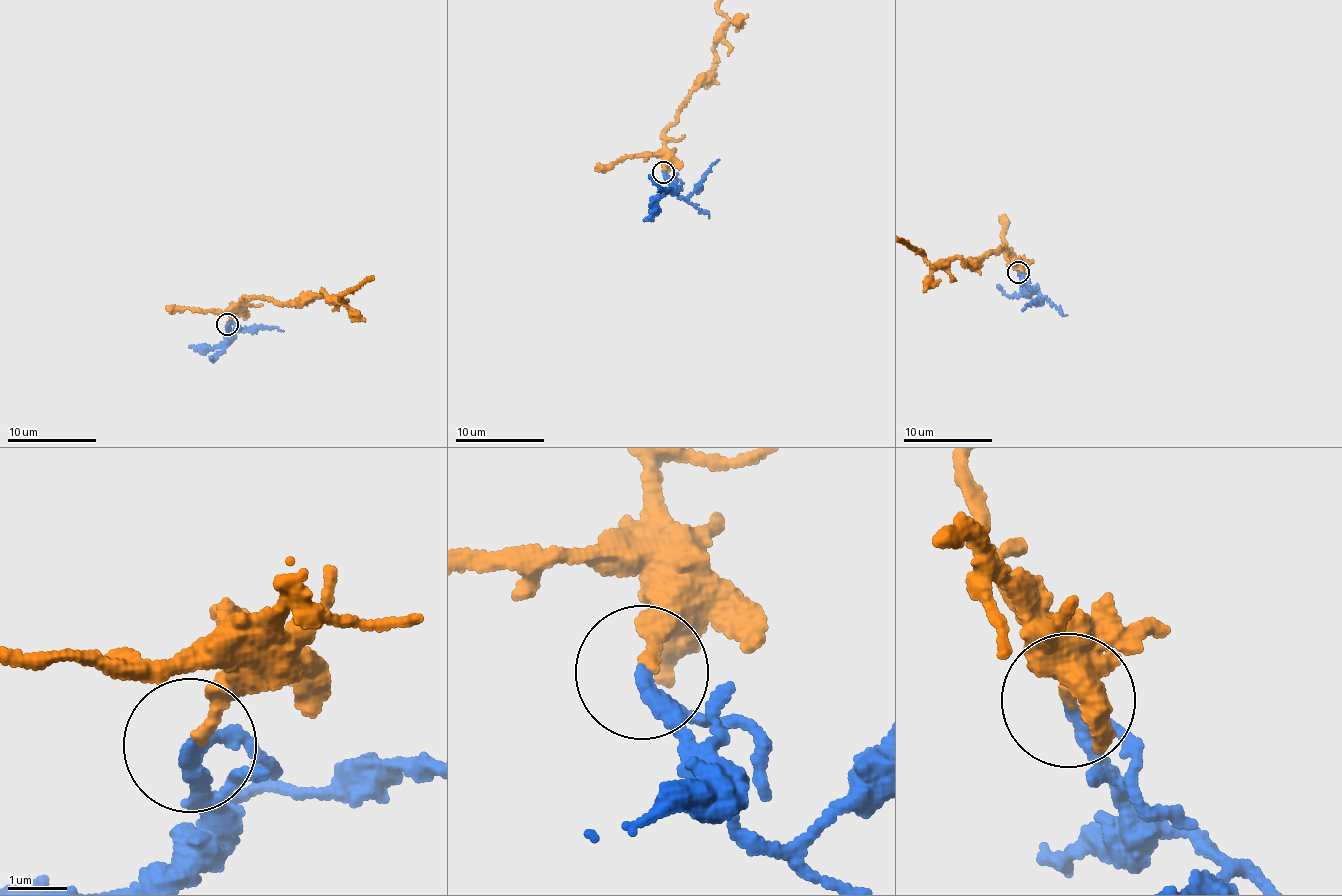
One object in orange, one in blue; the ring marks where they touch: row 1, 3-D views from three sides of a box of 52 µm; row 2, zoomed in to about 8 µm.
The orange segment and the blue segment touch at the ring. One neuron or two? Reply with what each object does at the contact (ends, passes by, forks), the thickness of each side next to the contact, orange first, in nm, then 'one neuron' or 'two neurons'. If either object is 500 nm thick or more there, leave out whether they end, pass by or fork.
orange ends | blue passes by | 190/200 nm | one neuron

